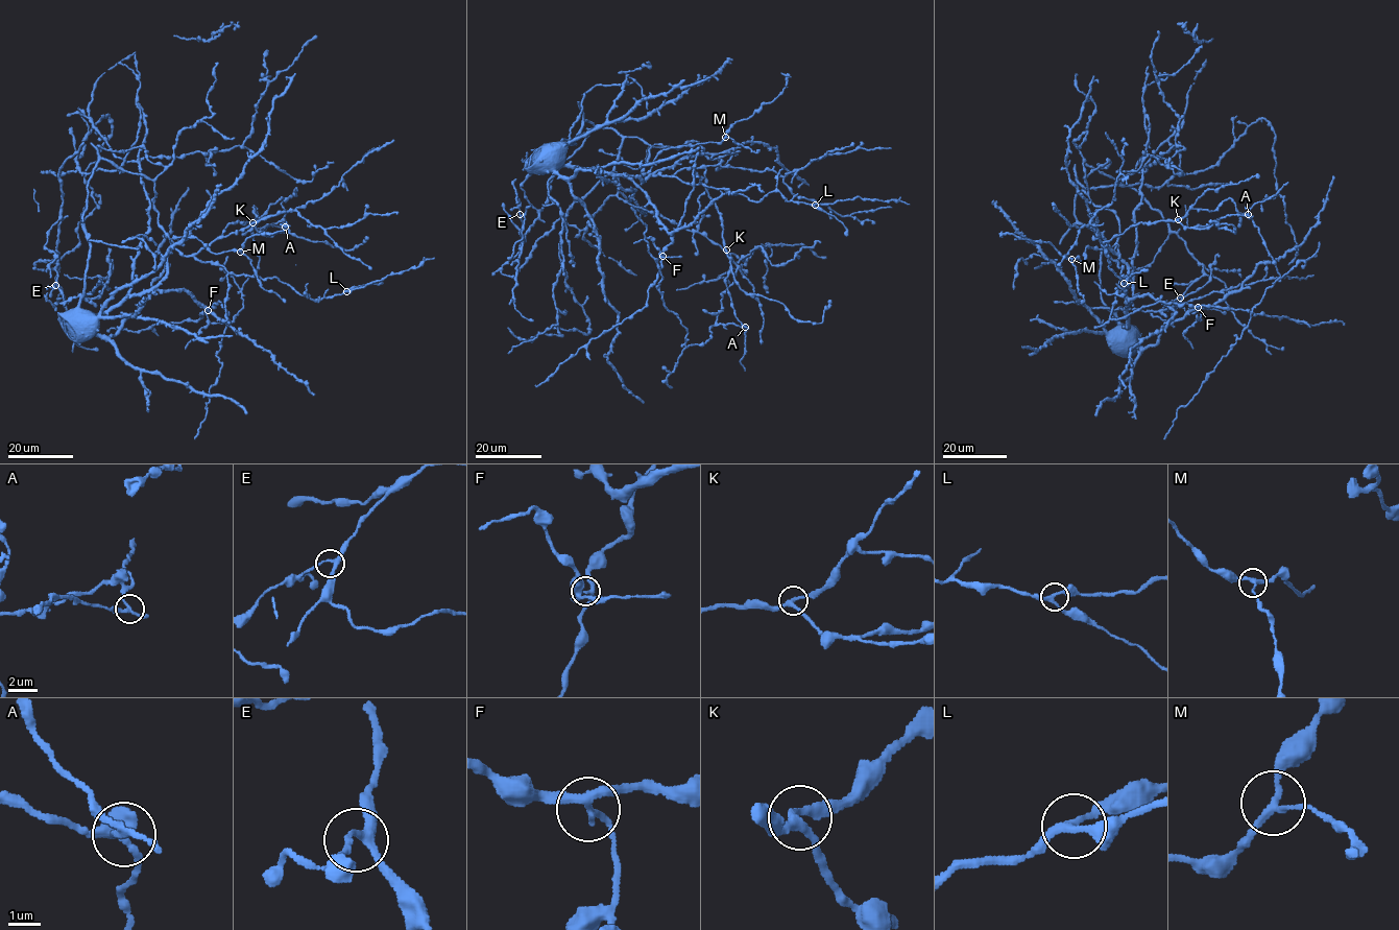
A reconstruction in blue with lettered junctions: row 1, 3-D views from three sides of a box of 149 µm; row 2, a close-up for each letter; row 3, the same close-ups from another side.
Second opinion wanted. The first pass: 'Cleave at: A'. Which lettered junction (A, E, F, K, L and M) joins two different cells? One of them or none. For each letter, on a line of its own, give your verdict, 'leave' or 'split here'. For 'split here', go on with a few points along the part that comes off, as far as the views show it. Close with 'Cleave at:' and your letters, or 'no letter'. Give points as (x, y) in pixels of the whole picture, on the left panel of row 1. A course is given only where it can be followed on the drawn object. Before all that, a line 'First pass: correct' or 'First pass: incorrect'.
First pass: correct
A: split here; course (285, 228), (254, 230), (259, 262), (226, 326), (195, 439)
E: leave
F: leave
K: leave
L: leave
M: leave
Cleave at: A

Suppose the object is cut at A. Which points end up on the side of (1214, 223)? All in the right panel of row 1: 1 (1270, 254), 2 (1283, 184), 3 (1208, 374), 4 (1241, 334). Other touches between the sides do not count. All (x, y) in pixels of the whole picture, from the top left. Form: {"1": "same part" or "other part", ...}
{"1": "other part", "2": "other part", "3": "other part", "4": "other part"}

